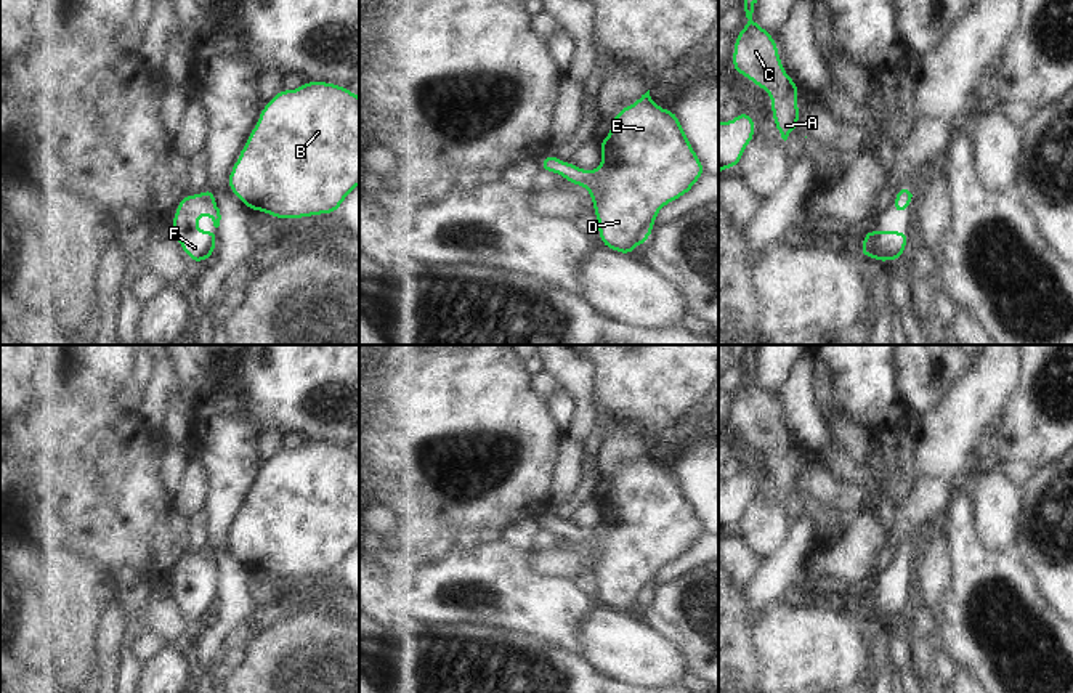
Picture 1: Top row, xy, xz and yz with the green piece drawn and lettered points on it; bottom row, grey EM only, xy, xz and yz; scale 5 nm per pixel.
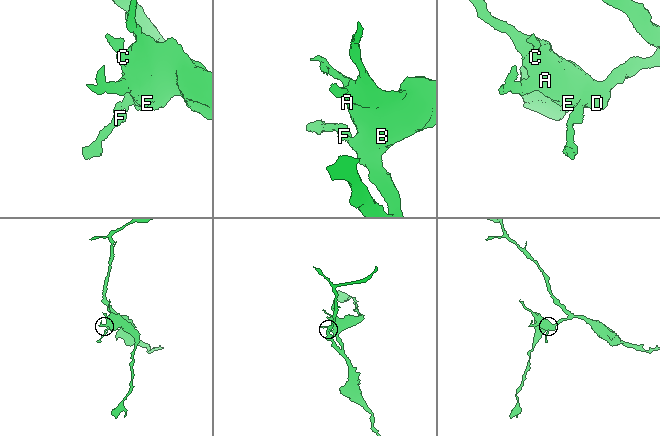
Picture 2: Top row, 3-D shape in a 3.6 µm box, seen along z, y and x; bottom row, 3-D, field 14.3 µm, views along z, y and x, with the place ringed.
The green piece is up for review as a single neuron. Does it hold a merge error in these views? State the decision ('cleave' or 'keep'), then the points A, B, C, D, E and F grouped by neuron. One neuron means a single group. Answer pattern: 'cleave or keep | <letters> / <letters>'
keep | A B C D E F

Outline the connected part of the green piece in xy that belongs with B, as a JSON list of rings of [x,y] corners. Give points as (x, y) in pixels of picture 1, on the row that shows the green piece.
[[[310,80],[265,103],[228,178],[247,209],[285,220],[335,213],[358,184],[359,96],[332,82]]]

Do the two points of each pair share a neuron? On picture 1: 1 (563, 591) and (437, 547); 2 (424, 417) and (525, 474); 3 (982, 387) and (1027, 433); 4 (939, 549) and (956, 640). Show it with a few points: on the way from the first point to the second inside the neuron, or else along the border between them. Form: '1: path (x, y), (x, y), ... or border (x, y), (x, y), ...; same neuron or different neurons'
1: border (465, 538), (438, 560), (411, 552); different neurons
2: path (459, 424), (518, 425), (525, 438); same neuron
3: border (1019, 374), (1019, 384), (1001, 414); different neurons
4: border (950, 549), (950, 581), (934, 611); different neurons

